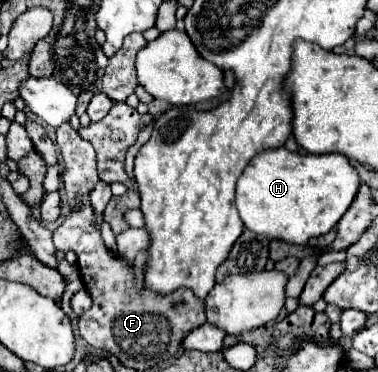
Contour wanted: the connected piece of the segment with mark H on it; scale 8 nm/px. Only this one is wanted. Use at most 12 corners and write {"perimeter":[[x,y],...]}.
{"perimeter":[[258,152],[236,206],[254,234],[306,244],[358,188],[338,152]]}

